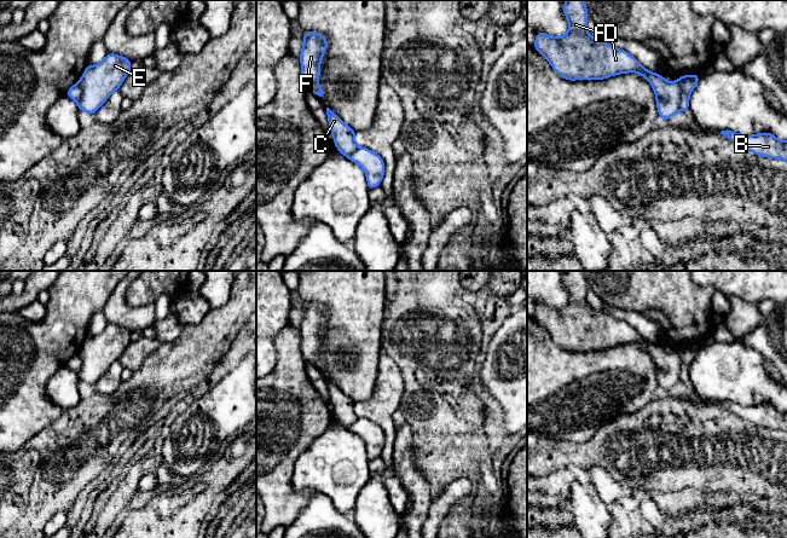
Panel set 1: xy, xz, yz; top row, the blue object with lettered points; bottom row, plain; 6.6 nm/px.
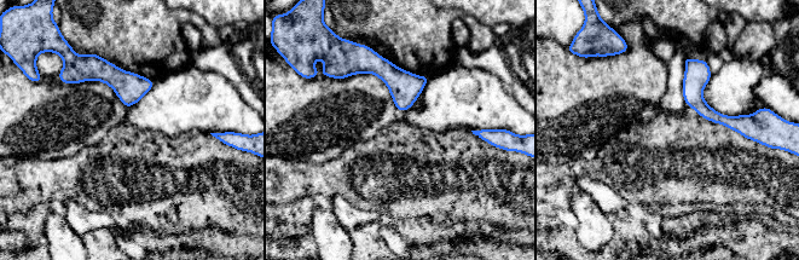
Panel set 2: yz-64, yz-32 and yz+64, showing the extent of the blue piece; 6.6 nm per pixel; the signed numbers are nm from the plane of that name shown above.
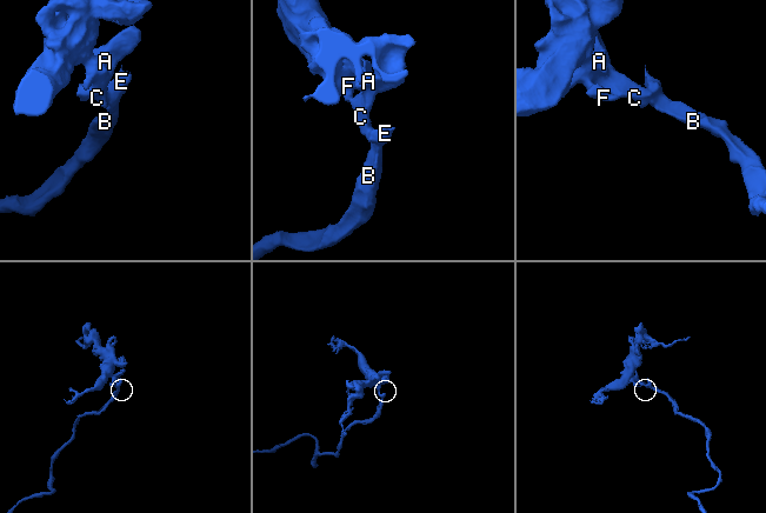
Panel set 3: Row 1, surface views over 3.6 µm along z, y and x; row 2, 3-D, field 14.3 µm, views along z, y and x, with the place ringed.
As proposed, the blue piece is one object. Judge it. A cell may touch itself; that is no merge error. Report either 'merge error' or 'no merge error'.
merge error

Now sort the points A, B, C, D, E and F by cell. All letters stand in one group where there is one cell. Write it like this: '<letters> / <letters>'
A C D F / B E

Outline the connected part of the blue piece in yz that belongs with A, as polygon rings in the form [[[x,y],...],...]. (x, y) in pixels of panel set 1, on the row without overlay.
[[[567,271],[563,284],[568,291],[568,303],[552,308],[538,302],[533,316],[555,343],[569,352],[603,351],[619,345],[638,343],[653,358],[662,393],[679,381],[682,360],[678,352],[667,353],[661,345],[642,337],[627,322],[596,311],[589,305],[589,285],[584,271]]]

